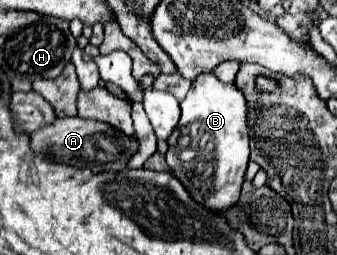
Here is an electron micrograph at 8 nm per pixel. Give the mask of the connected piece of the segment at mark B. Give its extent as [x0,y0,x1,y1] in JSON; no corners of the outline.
[166,72,248,212]

